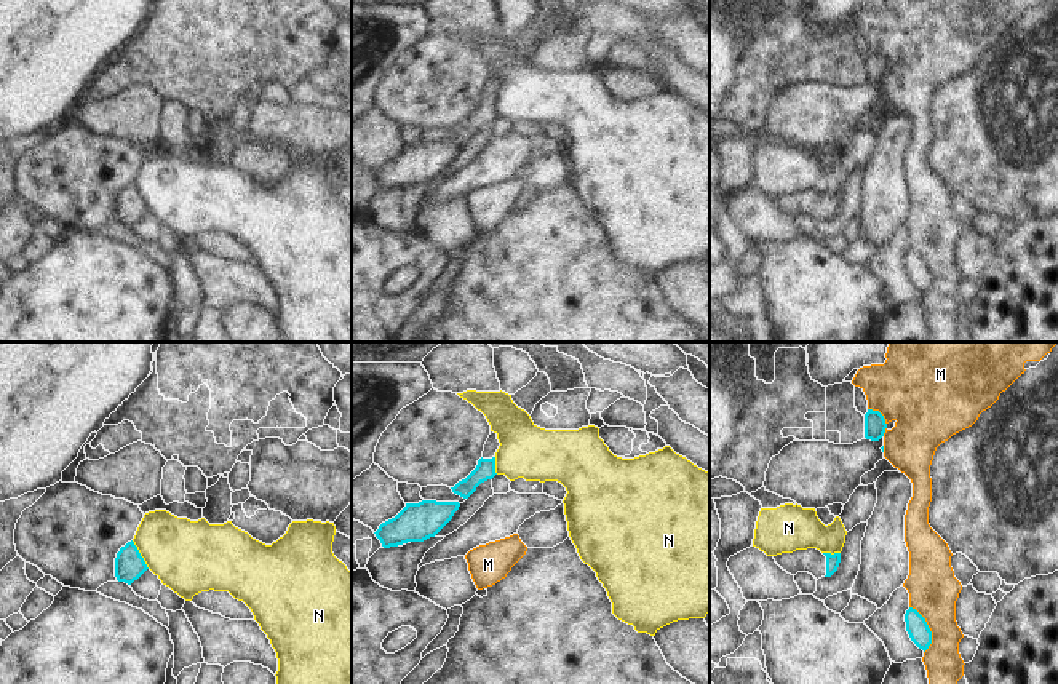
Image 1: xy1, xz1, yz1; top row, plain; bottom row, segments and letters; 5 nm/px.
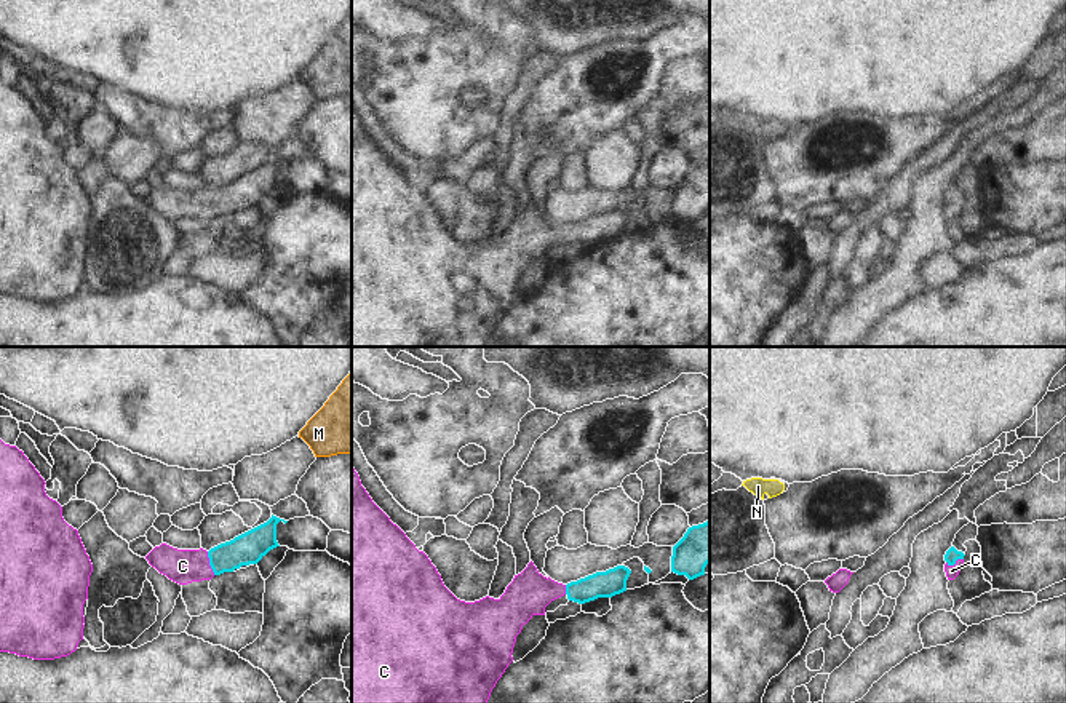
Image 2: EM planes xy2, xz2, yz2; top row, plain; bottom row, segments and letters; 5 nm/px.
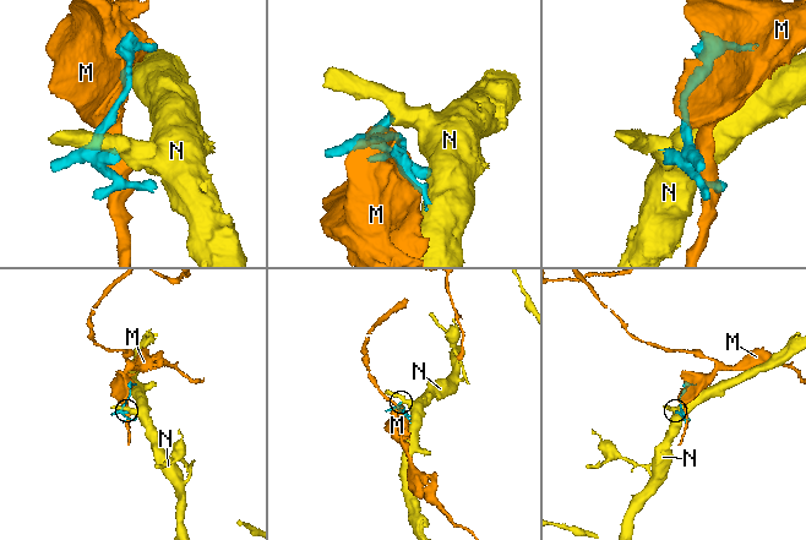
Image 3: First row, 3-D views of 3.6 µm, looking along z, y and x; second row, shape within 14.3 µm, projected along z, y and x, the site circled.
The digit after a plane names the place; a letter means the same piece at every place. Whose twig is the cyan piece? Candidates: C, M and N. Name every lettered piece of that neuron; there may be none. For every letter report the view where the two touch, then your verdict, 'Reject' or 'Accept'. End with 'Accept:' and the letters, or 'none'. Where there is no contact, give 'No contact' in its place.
C: Touches cyan in xy2. Accept
M: Touches cyan in yz1. Reject
N: Touches cyan in xy1. Reject
Accept: C.

